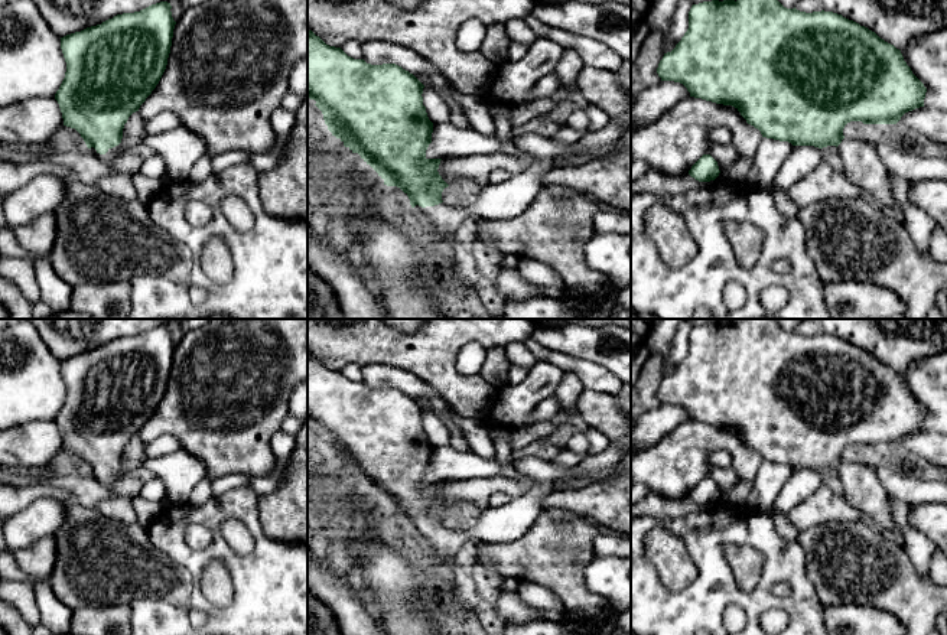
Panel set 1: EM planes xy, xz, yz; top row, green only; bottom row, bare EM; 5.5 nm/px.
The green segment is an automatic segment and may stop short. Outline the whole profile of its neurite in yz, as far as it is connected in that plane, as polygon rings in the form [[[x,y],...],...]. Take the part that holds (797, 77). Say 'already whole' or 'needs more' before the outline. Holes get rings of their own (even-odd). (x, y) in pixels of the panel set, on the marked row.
needs more; [[[778,0],[703,1],[691,6],[687,32],[671,52],[664,53],[657,74],[661,81],[683,84],[690,97],[735,107],[762,137],[793,146],[836,146],[845,176],[862,192],[869,192],[876,205],[905,225],[889,173],[876,152],[870,147],[855,147],[853,139],[843,136],[843,128],[850,121],[896,124],[905,113],[924,107],[927,88],[912,74],[901,51],[875,32],[833,12],[806,13],[795,7],[787,9]]]

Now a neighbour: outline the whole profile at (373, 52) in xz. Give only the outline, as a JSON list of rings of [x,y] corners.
[[[364,42],[362,59],[371,65],[396,64],[413,74],[423,85],[432,85],[450,110],[450,123],[459,128],[468,127],[463,108],[449,94],[449,82],[439,69],[414,51],[391,42]]]

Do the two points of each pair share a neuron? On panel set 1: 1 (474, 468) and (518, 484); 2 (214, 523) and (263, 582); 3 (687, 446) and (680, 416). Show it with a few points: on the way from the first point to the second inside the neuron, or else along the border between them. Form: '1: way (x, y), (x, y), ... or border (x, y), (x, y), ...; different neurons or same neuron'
1: border (500, 474), (465, 478), (462, 481); different neurons
2: way (218, 540), (218, 546), (246, 572); same neuron
3: border (689, 419), (679, 423), (656, 443); different neurons

